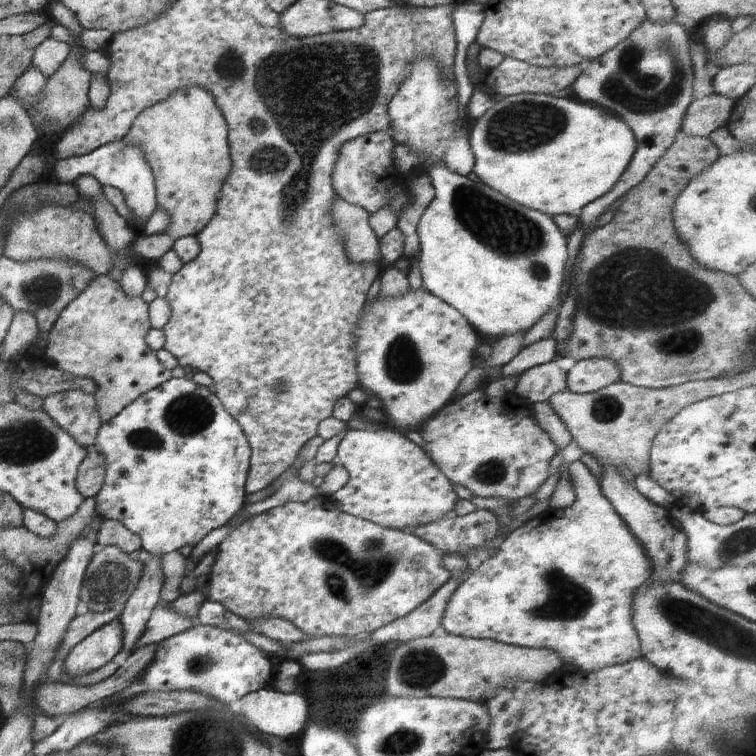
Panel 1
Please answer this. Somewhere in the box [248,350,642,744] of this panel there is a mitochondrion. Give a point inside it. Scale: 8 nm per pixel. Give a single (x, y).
(352, 573)

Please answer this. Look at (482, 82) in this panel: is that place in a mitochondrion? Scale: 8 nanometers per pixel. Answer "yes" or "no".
no

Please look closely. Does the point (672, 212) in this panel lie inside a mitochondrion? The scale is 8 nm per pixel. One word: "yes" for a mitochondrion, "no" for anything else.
no

